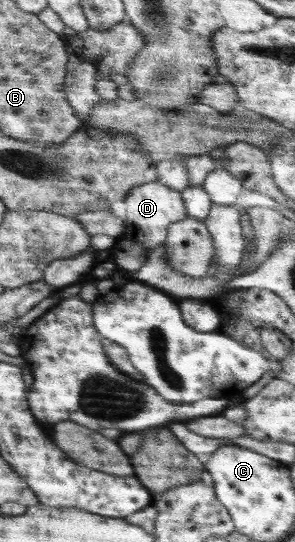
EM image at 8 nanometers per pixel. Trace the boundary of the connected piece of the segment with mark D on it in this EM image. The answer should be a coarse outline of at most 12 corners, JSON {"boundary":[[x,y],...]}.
{"boundary":[[156,181],[125,195],[123,235],[149,249],[187,214]]}

